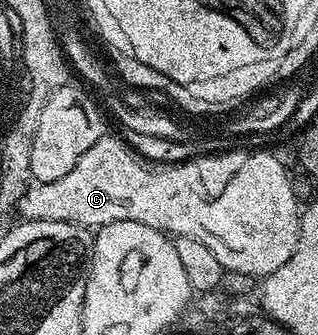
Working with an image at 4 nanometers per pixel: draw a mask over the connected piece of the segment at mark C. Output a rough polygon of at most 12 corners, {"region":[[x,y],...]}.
{"region":[[112,133],[21,220],[138,221],[225,271],[290,261],[301,204],[268,149],[163,163]]}

